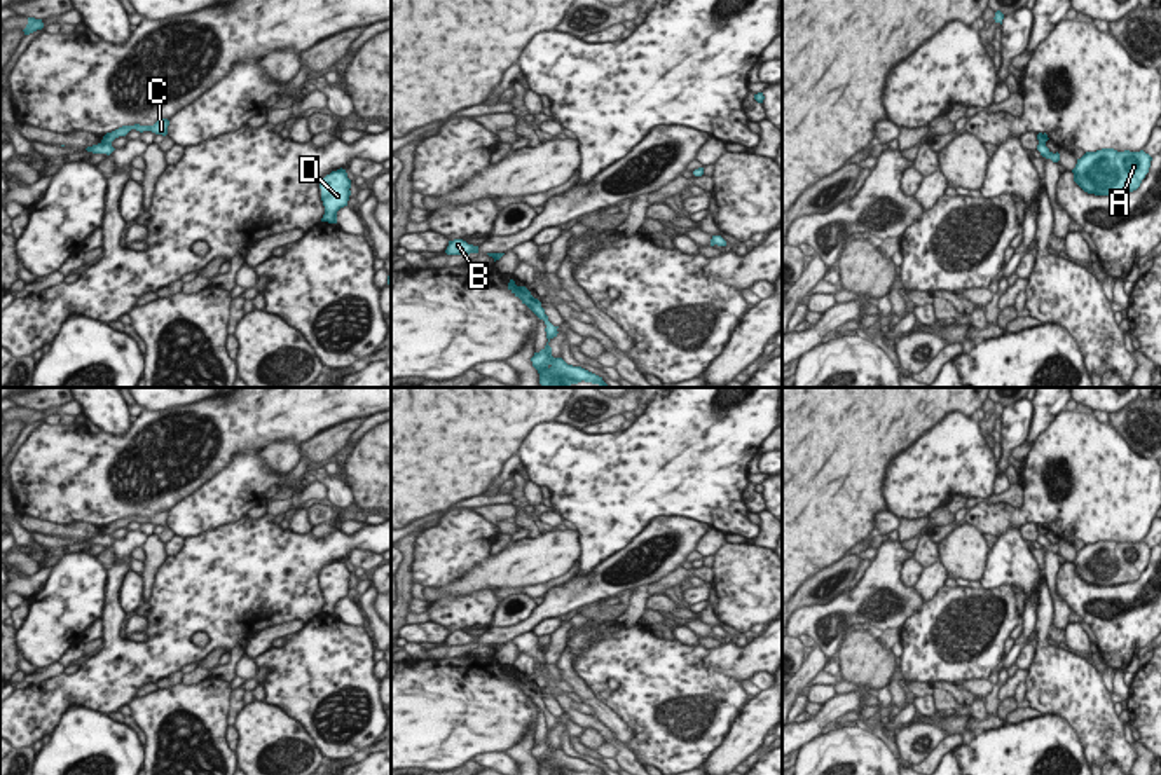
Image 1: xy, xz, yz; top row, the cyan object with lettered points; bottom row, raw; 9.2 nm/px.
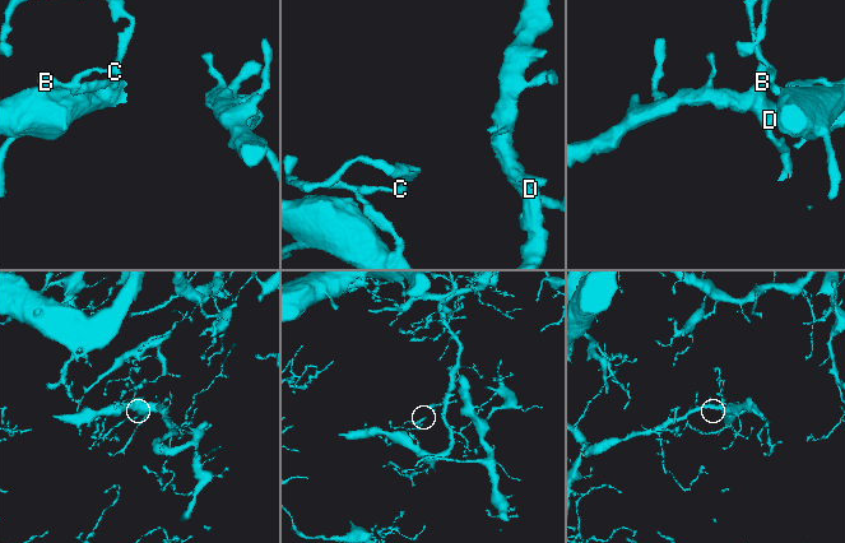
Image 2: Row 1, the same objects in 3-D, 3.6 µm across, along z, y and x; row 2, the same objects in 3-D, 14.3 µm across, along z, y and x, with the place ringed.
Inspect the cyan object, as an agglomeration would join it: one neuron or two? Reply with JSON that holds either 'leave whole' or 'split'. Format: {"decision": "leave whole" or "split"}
{"decision": "split"}

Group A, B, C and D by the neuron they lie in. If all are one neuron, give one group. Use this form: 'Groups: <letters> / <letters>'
Groups: A B D / C

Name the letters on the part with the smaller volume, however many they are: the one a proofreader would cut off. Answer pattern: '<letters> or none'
C

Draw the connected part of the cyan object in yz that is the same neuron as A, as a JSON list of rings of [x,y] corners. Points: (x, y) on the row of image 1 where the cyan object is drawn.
[[[1102,148],[1077,159],[1074,182],[1088,194],[1116,195],[1133,192],[1149,173],[1152,157],[1140,152]]]

